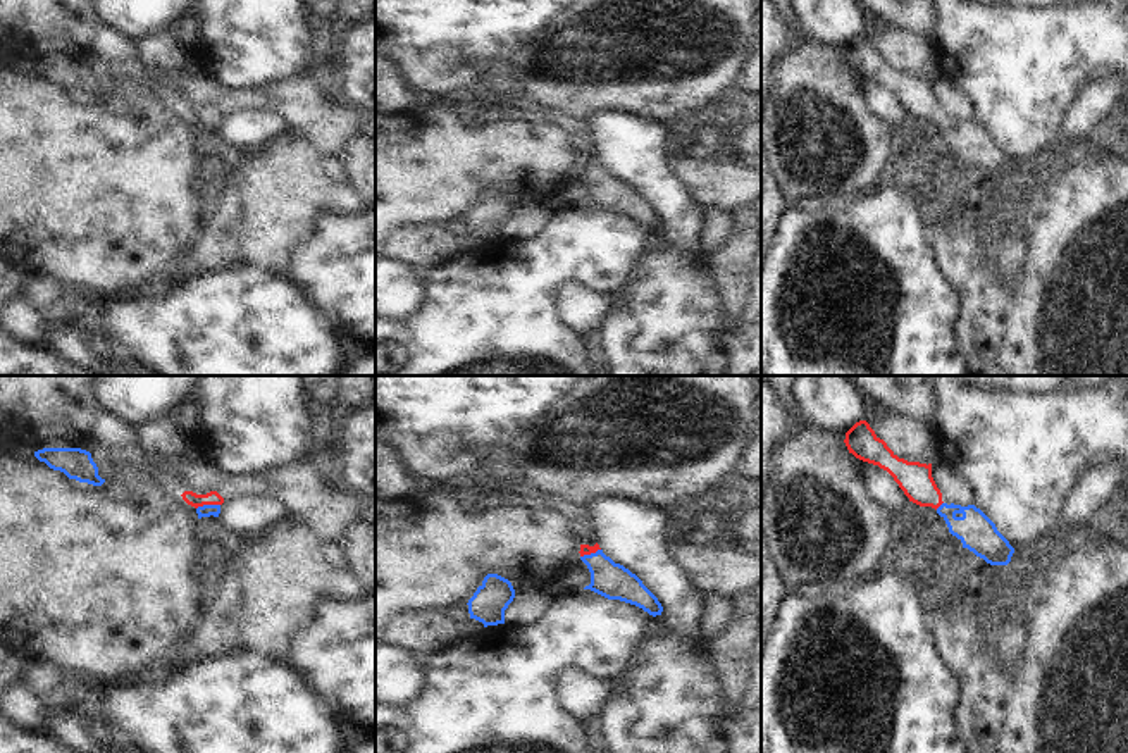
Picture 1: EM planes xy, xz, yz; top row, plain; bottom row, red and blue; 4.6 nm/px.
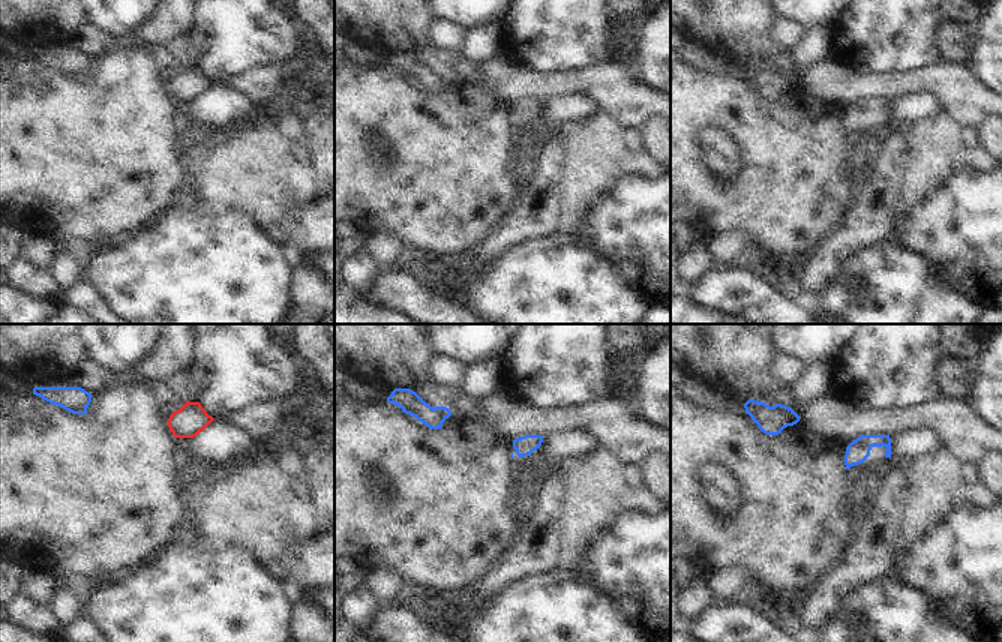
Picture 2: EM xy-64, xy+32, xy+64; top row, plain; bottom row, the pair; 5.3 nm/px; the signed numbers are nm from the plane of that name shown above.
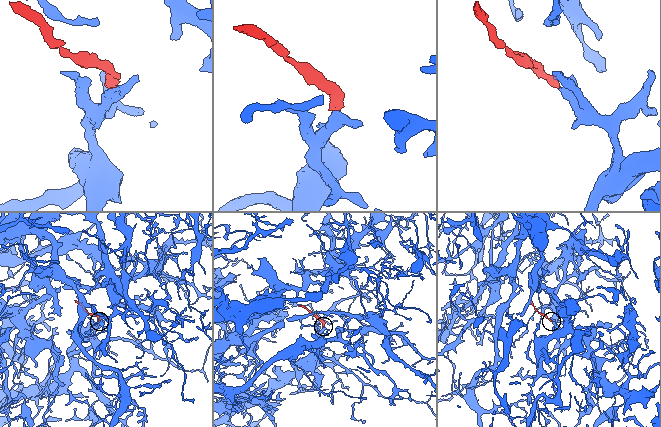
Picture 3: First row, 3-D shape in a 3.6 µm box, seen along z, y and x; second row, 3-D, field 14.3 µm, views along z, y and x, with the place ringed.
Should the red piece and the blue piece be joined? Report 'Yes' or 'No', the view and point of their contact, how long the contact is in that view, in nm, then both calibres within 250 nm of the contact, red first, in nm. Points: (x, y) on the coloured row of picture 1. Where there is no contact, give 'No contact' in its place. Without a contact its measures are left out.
Yes. Touches red at xy (207, 504). Shared border 110 nm. Thickness 70 nm (red) against 60 nm

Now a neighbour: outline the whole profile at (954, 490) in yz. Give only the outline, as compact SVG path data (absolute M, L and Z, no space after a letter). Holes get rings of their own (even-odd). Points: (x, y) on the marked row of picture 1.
M933 462L932 477L942 493L942 501L951 505L973 505L973 491L970 484L947 464Z

